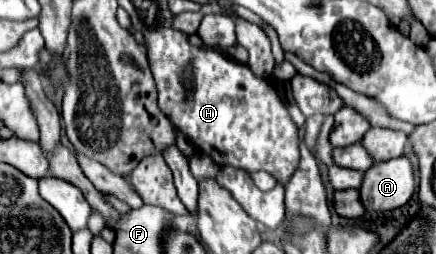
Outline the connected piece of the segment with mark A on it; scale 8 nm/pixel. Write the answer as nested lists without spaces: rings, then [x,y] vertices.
[[[402,156],[374,164],[364,174],[360,194],[366,210],[396,210],[414,196],[414,190],[412,162]]]

